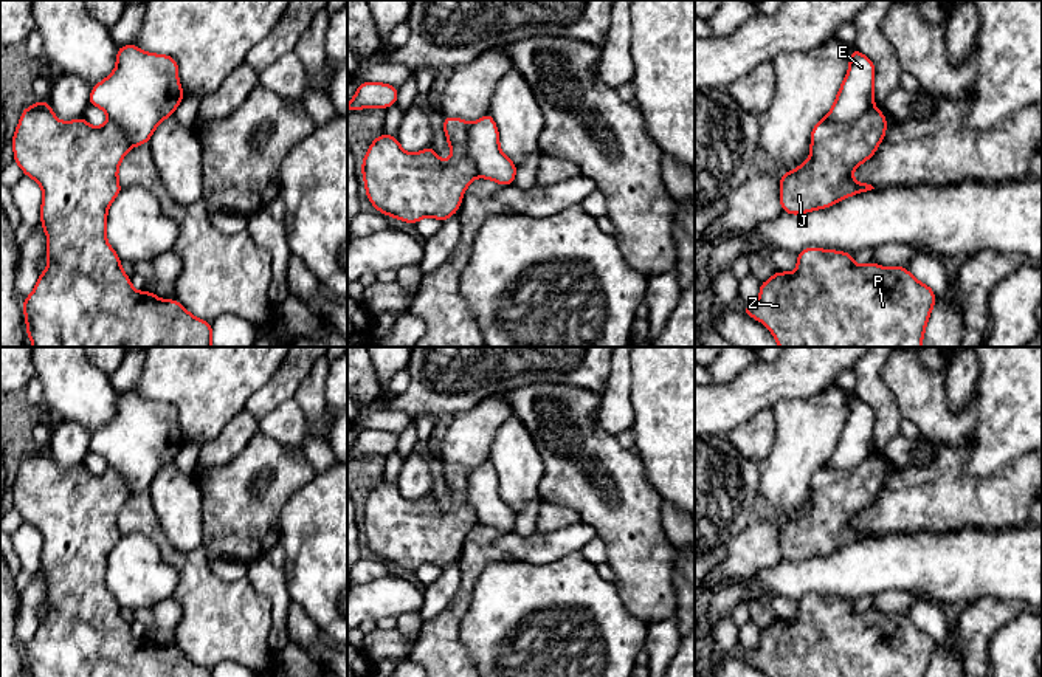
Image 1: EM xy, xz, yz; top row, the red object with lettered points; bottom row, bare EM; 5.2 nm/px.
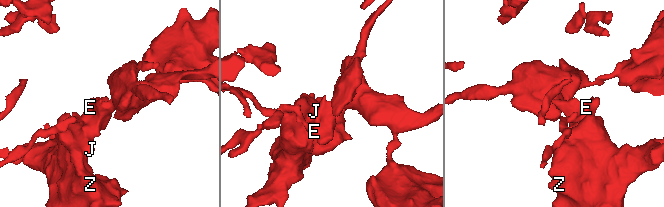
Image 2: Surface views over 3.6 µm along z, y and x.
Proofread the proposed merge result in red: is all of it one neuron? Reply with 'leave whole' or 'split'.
split

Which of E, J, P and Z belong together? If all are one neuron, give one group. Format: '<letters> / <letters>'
E / J P Z

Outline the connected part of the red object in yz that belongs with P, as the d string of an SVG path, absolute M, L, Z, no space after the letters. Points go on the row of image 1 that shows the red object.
M809 246L797 254L794 273L775 271L760 284L758 302L746 304L744 314L764 324L780 347L923 347L935 302L932 288L916 280L907 266L885 268L875 262L857 266L848 253Z

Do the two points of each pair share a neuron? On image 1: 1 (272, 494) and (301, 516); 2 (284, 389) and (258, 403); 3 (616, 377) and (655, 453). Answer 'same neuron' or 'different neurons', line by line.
1: different neurons
2: same neuron
3: different neurons

